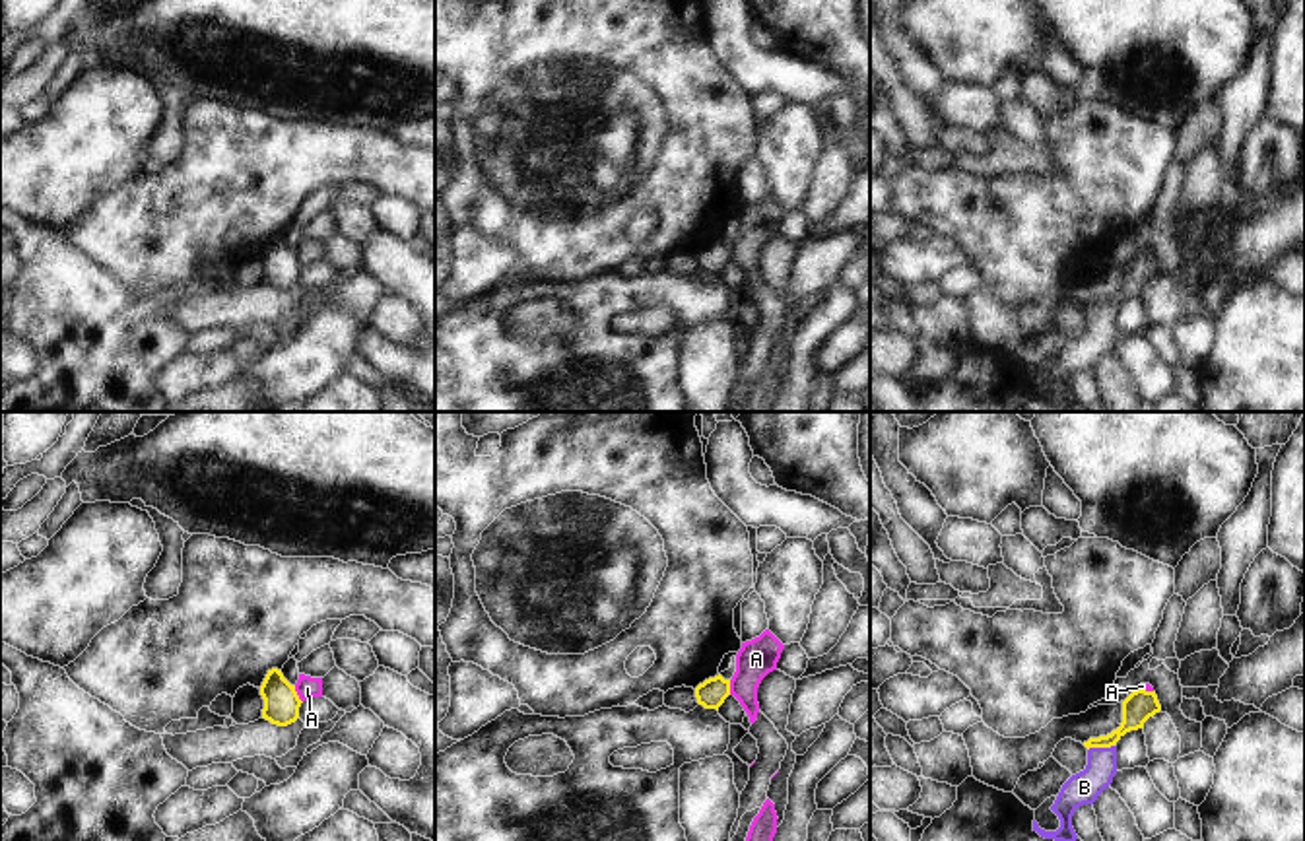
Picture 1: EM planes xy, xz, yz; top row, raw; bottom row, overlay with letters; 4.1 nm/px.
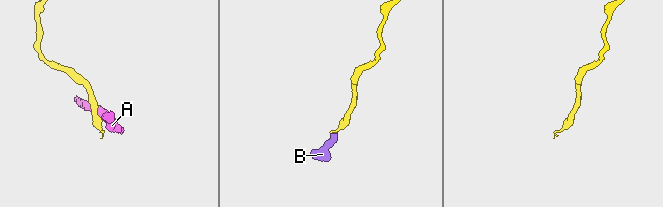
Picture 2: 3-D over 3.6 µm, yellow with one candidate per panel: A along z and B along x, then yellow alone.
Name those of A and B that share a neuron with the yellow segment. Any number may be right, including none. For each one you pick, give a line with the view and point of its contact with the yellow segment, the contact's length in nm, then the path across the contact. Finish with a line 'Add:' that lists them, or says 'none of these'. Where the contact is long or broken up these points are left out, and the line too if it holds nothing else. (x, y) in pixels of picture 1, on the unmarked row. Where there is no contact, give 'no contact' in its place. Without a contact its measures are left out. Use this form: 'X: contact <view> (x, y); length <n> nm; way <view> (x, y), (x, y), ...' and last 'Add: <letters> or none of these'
B: contact yz (1100, 311); length 110 nm; way yz (1138, 270), (1135, 280), (1100, 311), (1100, 336), (1084, 352)
Add: B

